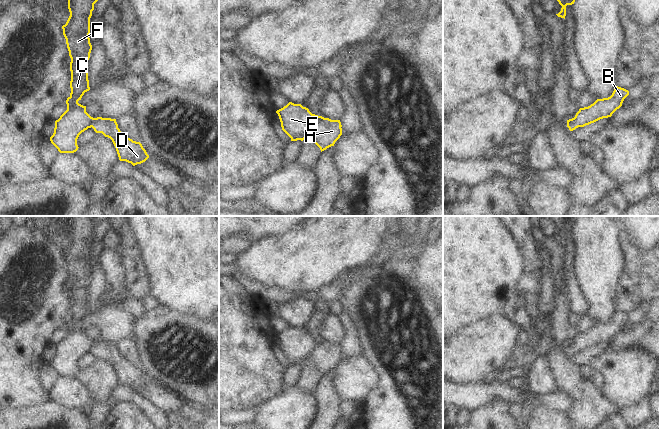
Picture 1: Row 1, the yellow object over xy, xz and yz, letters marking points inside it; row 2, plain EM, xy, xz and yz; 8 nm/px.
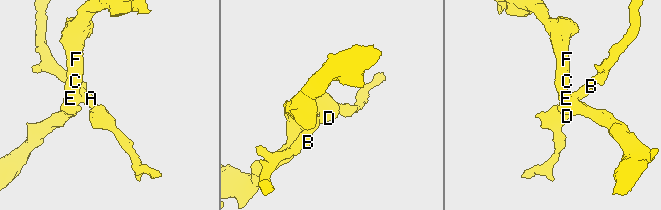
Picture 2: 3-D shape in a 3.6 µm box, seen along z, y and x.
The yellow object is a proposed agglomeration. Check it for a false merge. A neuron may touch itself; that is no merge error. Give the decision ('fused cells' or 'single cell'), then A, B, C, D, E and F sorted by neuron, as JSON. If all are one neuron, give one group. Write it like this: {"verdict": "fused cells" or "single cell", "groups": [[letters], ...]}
{"verdict": "fused cells", "groups": [["A", "B", "D"], ["C", "E", "F"]]}

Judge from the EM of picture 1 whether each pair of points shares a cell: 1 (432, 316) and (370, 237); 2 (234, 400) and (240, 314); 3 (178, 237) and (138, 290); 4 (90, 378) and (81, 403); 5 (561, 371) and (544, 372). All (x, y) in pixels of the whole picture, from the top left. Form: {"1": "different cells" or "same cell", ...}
{"1": "different cells", "2": "same cell", "3": "different cells", "4": "different cells", "5": "different cells"}

